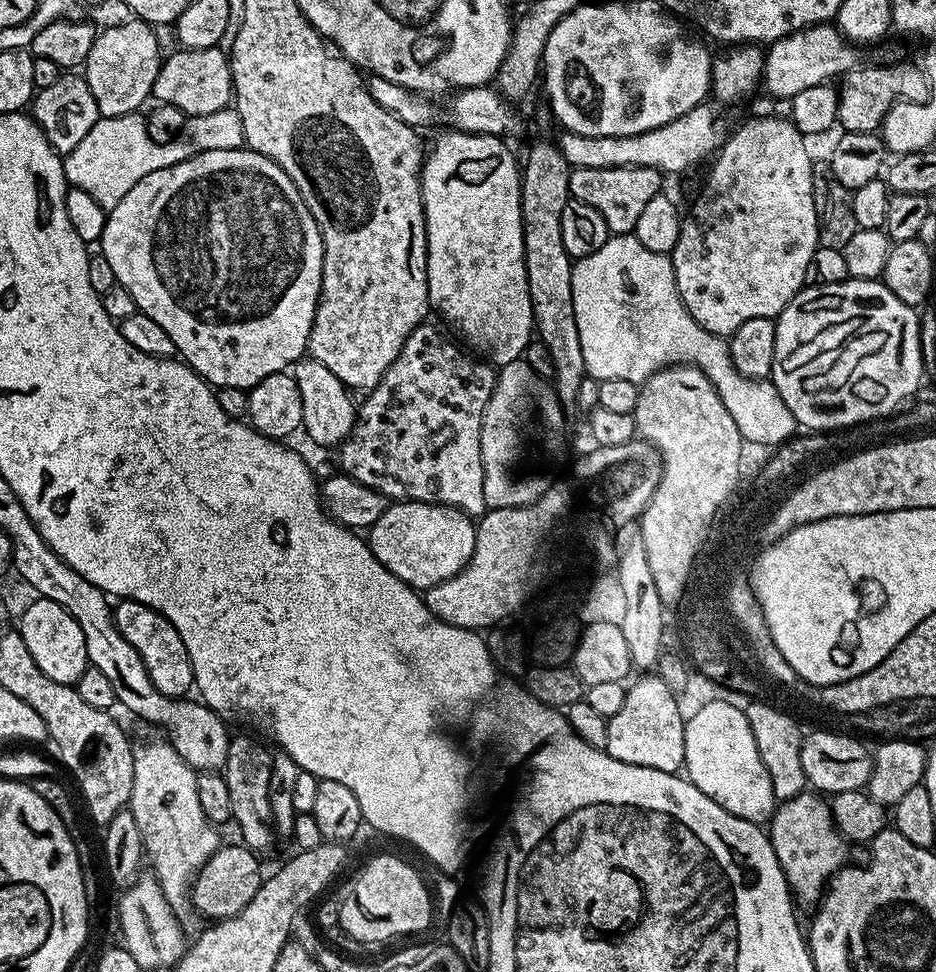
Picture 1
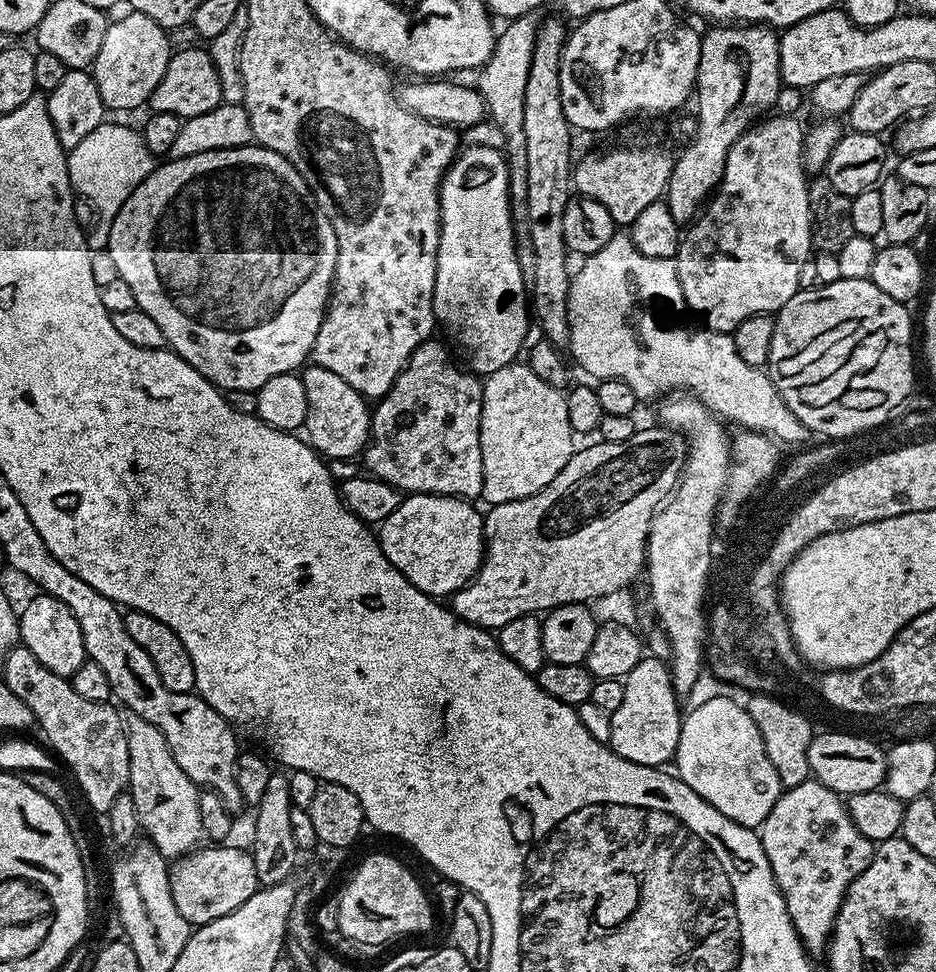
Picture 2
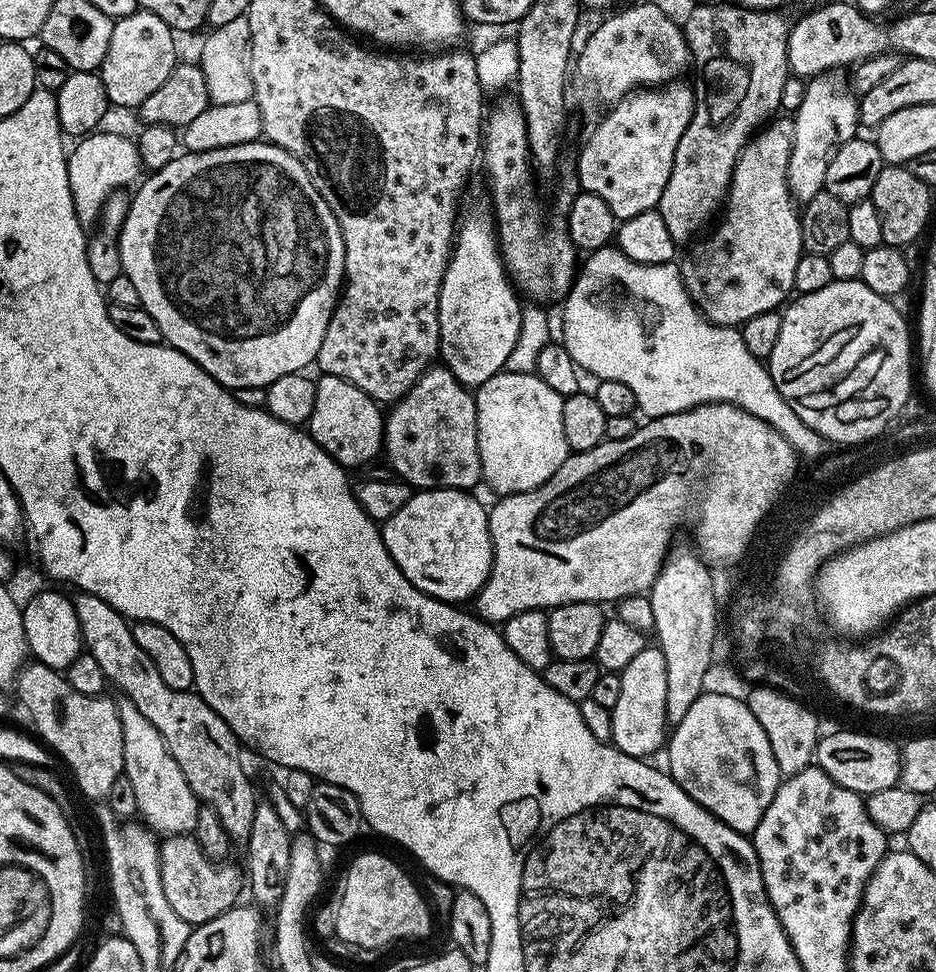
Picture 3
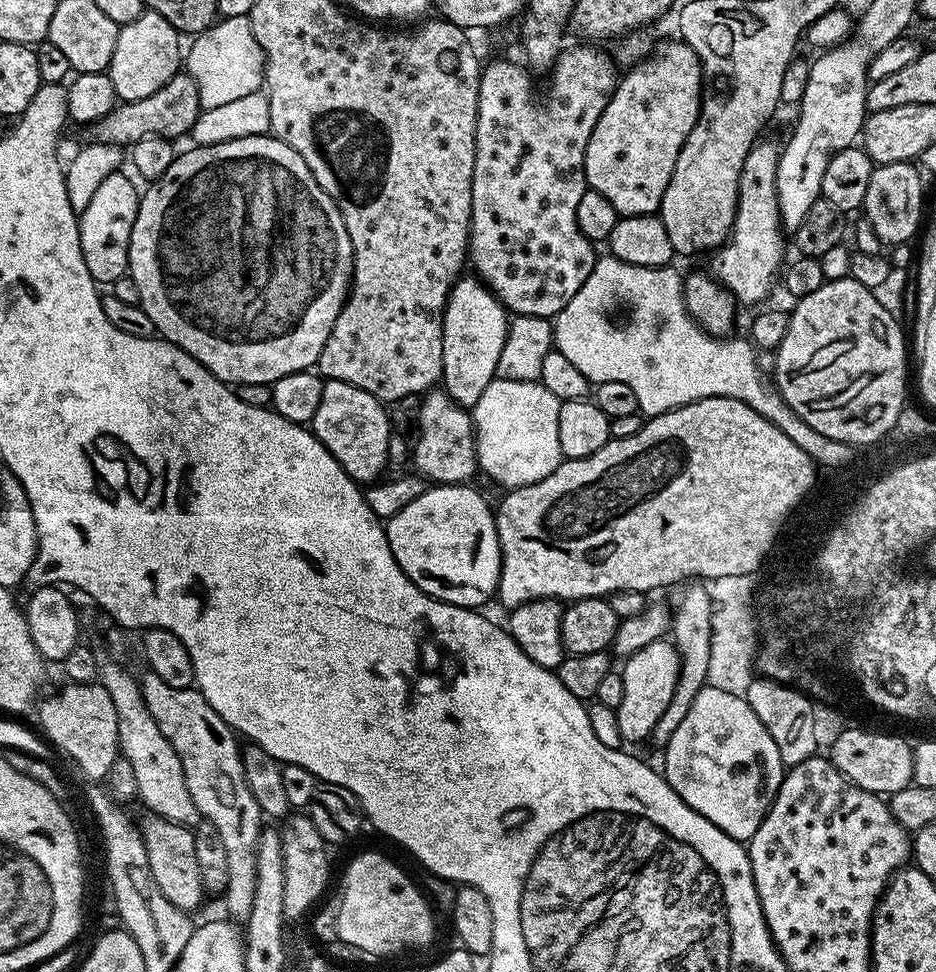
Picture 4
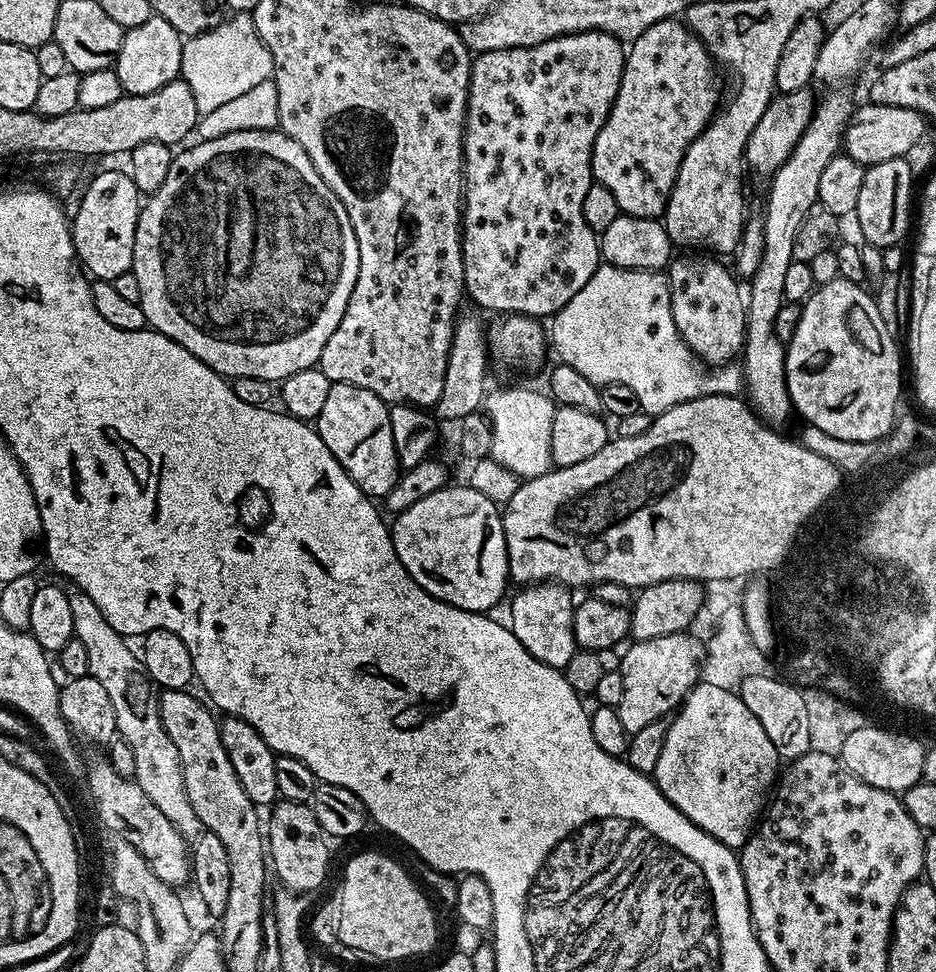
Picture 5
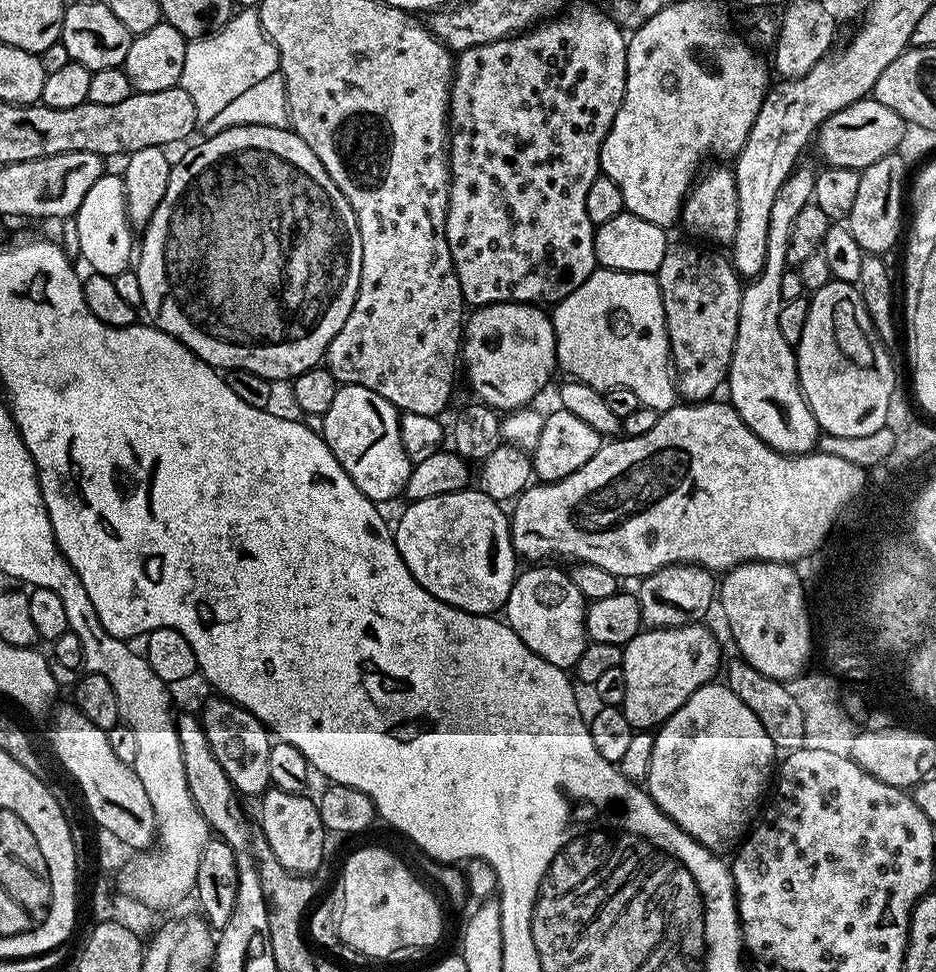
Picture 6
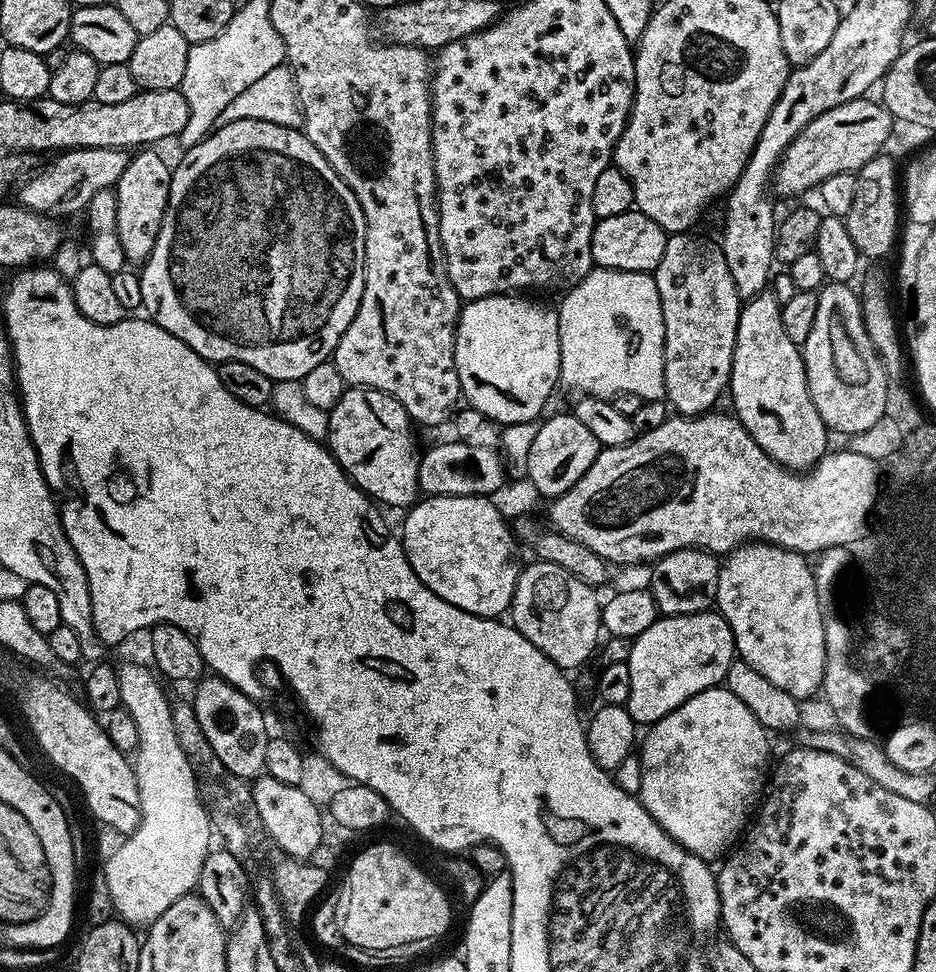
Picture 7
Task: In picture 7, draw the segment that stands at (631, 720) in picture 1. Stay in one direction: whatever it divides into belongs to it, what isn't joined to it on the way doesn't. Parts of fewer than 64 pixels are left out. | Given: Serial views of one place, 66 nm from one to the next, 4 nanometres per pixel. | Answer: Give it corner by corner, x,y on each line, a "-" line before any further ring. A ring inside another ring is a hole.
719,611
660,616
632,641
627,662
630,670
630,698
626,707
629,714
632,715
637,726
657,724
663,716
670,714
690,698
694,698
694,694
702,694
702,690
721,687
727,681
728,671
737,656
734,634
726,618
720,615

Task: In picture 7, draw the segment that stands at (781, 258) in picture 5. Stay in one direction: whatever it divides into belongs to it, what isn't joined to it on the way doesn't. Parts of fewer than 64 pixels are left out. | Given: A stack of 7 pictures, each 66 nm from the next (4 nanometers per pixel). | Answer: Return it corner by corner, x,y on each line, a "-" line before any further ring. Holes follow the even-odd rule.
765,290
756,296
743,301
738,318
737,338
734,342
730,394
734,415
741,426
762,446
762,450
775,464
791,468
794,472
805,473
813,468
819,460
830,451
828,436
830,429
822,422
822,414
814,406
814,398
810,398
810,390
806,382
806,366
804,354
799,343
792,341
788,328
784,325
782,306
778,298
774,298
771,290

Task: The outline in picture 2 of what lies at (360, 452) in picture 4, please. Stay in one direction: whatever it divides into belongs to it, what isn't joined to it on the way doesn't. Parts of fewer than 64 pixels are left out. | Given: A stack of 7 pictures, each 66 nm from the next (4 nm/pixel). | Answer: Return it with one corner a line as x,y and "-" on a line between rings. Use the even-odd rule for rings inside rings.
315,362
309,363
303,369
302,375
308,403
303,431
308,443
329,461
359,457
368,445
368,434
372,431
369,401
361,392
354,390
350,382
342,382
338,374
333,374

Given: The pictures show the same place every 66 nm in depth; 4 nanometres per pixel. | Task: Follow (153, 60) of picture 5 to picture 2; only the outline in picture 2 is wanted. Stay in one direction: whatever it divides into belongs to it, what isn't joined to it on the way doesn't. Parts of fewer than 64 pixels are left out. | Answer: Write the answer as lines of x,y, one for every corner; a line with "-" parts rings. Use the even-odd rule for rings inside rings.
125,11
121,20
113,19
106,30
106,38
102,38
102,47
90,66
94,82
98,86
98,94
102,94
105,109
116,112
128,112
131,108
140,108
149,103
162,78
166,74
166,66
174,51
173,45
168,45
169,33
154,18
146,18
141,12

